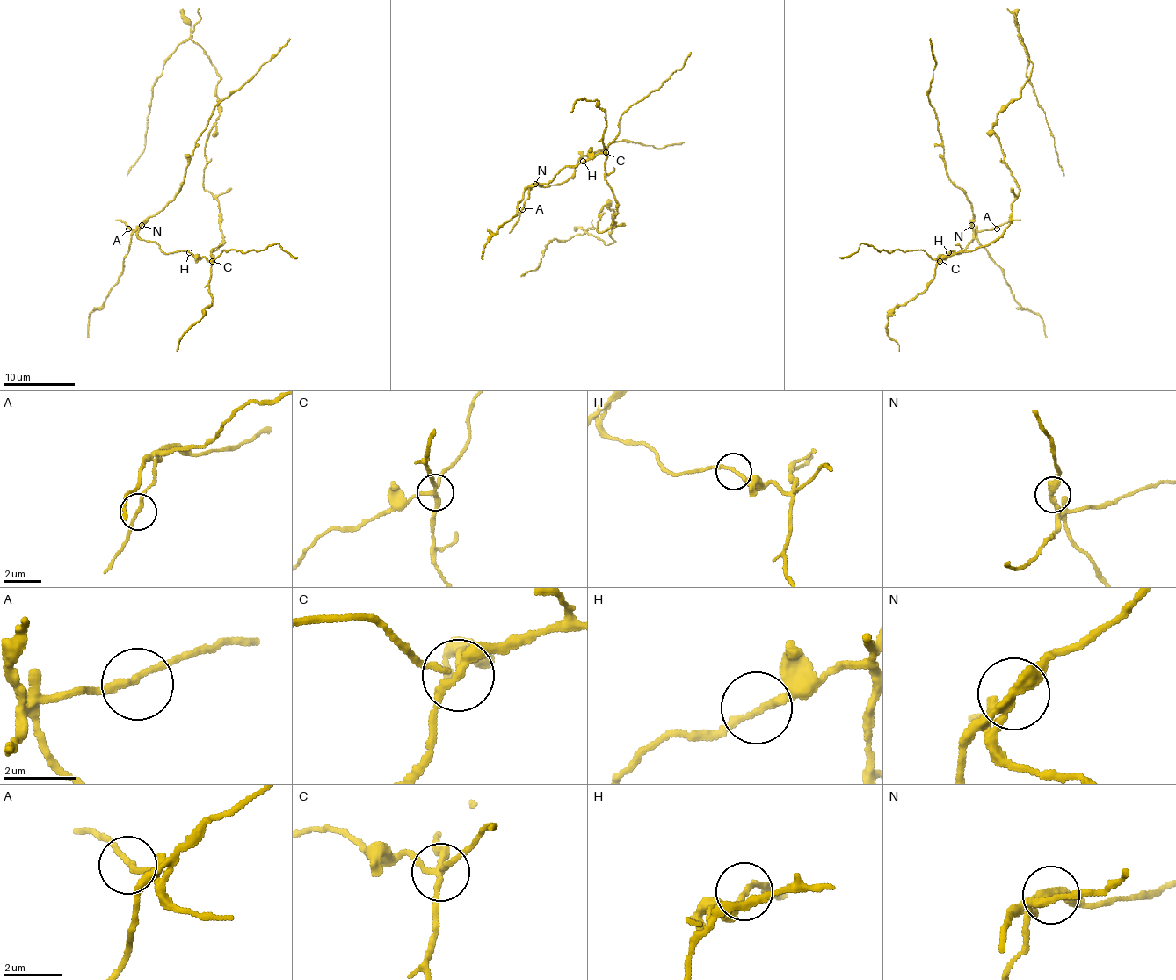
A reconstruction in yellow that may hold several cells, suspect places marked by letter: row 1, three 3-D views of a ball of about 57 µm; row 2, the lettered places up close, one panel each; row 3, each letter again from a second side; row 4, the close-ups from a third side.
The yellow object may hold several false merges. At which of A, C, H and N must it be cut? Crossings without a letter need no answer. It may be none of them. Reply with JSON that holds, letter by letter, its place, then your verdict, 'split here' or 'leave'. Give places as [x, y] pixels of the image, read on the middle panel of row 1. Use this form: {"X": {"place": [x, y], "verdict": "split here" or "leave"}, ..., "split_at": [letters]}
{"A": {"place": [522, 209], "verdict": "leave"}, "C": {"place": [606, 152], "verdict": "split here"}, "H": {"place": [583, 161], "verdict": "leave"}, "N": {"place": [535, 184], "verdict": "split here"}, "split_at": ["C", "N"]}

